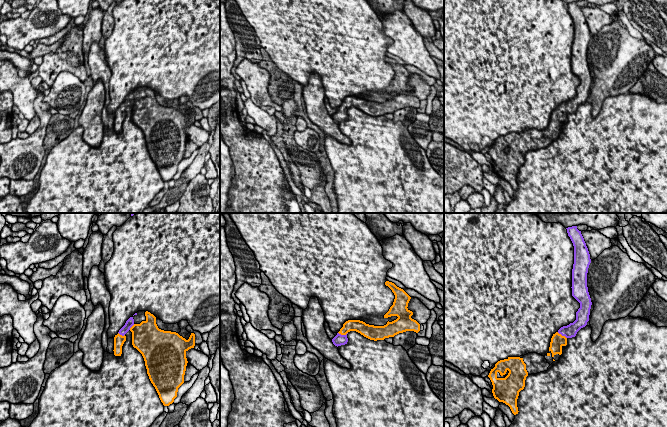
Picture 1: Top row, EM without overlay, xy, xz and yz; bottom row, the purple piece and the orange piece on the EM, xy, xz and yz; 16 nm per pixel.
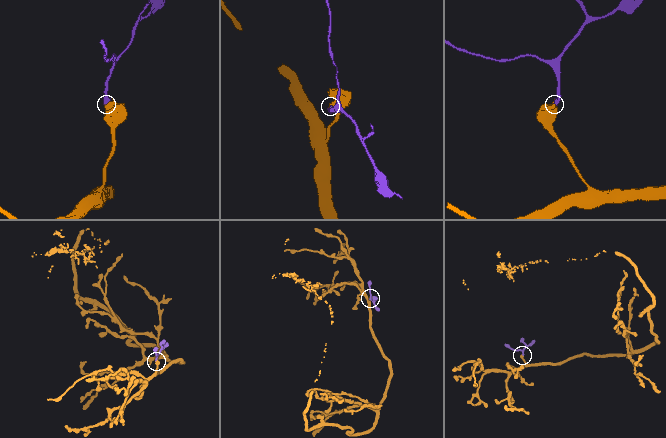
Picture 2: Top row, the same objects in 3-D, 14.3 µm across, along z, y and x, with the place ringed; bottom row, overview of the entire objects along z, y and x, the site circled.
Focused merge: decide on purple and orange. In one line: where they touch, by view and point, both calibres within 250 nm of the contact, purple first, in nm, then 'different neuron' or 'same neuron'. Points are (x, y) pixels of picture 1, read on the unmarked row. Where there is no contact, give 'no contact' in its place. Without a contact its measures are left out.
contact xz (343, 111); calibres 180 and 190 nm; same neuron

